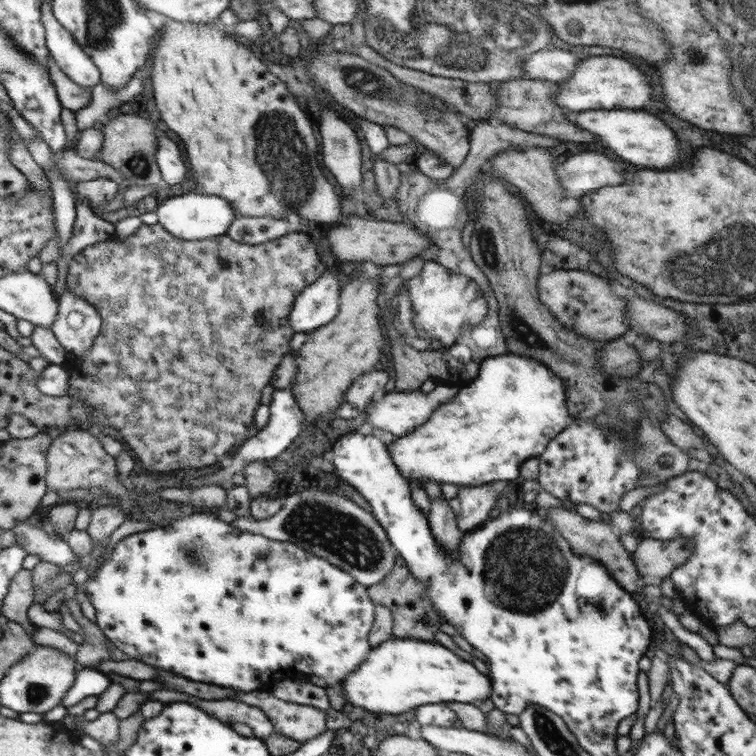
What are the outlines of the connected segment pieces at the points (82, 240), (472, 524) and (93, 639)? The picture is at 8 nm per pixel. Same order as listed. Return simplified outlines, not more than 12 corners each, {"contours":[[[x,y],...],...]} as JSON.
{"contours":[[[88,199],[78,201],[74,237],[58,267],[56,298],[67,292],[68,264],[96,244],[112,240],[116,225],[96,214]],[[491,483],[460,486],[449,502],[457,527],[482,524],[498,498]],[[75,596],[65,599],[81,626],[84,643],[77,654],[80,664],[96,668],[113,660],[110,639],[101,626],[84,616]]]}

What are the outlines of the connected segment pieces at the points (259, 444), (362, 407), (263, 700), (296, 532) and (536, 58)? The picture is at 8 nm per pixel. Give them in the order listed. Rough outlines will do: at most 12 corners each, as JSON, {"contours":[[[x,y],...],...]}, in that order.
{"contours":[[[275,389],[270,417],[219,472],[192,489],[222,484],[246,464],[284,452],[303,429],[292,392]],[[386,371],[367,372],[351,384],[344,401],[359,411],[384,391]],[[264,692],[240,694],[301,745],[323,735],[324,711]],[[314,488],[240,532],[292,542],[371,587],[396,551],[372,512]],[[552,47],[532,53],[523,78],[559,83],[572,75],[574,52]]]}

